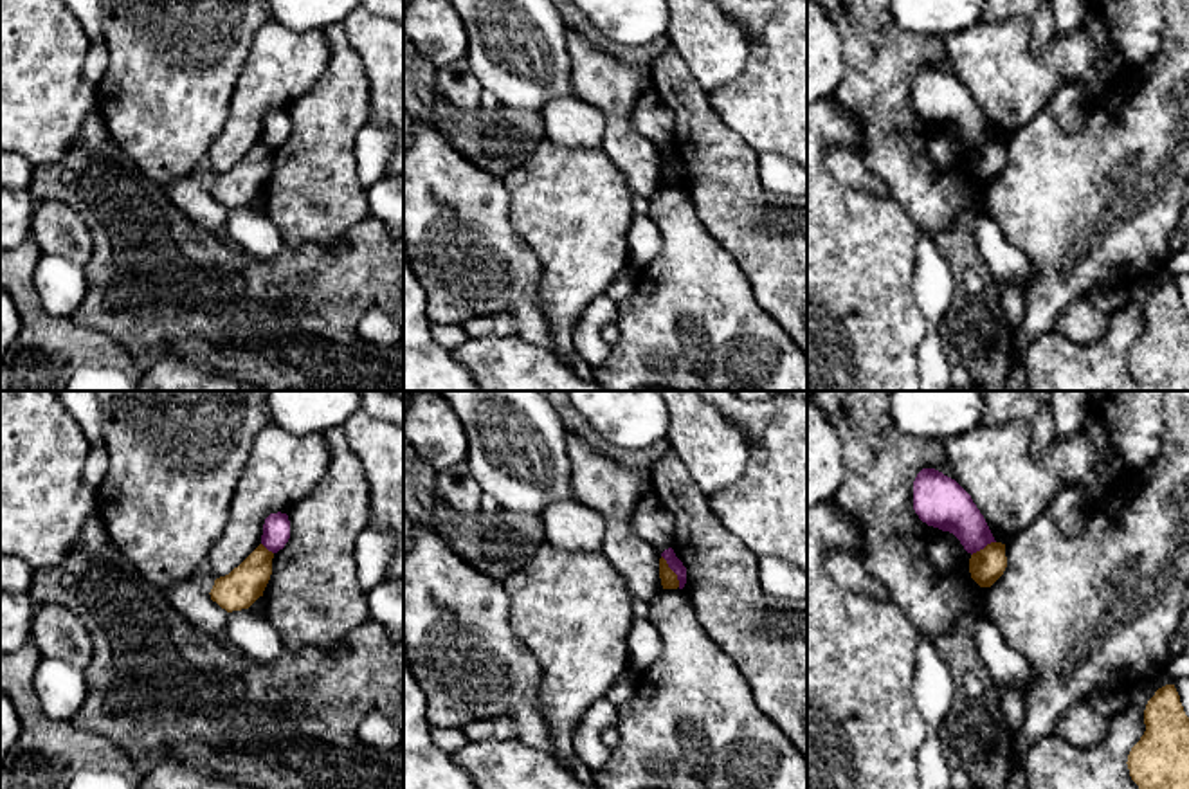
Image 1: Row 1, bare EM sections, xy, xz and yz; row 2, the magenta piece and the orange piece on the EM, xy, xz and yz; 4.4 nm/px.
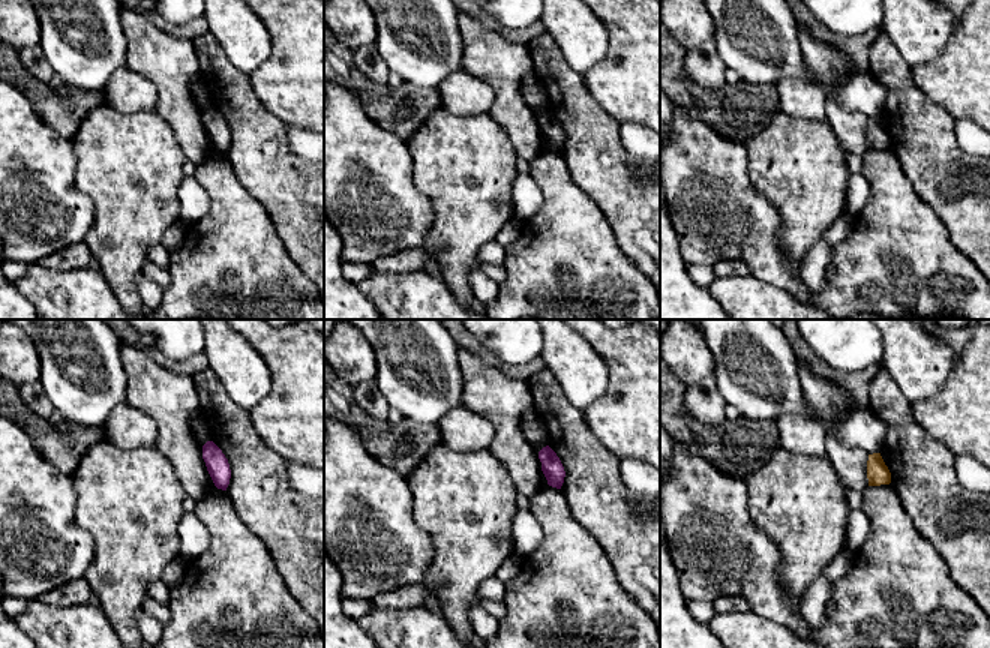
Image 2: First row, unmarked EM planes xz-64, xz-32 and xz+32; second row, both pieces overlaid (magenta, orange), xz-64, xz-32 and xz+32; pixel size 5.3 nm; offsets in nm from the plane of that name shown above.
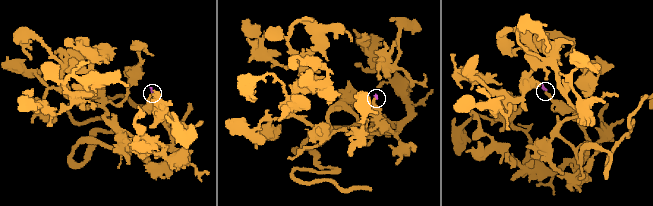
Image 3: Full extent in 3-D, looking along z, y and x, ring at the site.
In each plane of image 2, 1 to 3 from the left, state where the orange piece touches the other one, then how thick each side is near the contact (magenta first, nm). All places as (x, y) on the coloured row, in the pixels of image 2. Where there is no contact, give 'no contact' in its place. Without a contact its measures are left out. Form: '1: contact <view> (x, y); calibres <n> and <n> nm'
1: no contact
2: no contact
3: no contact

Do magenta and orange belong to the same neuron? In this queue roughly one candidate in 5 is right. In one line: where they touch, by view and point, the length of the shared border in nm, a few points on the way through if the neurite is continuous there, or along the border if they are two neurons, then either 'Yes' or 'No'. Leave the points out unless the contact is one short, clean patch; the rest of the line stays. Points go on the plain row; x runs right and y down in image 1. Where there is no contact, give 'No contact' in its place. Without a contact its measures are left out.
Touches magenta at xz (672, 166). Shared border 170 nm. Boundary: xz (662, 152), (680, 182). No

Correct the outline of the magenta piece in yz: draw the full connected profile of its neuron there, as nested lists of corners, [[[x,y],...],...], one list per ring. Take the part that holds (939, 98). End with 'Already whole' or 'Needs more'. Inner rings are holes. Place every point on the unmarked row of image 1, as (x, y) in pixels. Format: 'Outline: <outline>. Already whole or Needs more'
Outline: [[[935,65],[917,70],[913,106],[928,122],[953,130],[971,151],[996,139],[971,92]]]. Already whole

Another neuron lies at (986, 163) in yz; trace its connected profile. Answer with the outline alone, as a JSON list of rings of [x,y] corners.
[[[991,139],[969,155],[971,175],[980,184],[991,184],[1005,168],[1007,153],[1005,141]]]

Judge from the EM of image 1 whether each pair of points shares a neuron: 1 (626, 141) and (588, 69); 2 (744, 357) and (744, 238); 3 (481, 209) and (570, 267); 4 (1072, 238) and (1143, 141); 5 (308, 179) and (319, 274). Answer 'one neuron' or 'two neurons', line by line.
1: one neuron
2: two neurons
3: two neurons
4: one neuron
5: two neurons

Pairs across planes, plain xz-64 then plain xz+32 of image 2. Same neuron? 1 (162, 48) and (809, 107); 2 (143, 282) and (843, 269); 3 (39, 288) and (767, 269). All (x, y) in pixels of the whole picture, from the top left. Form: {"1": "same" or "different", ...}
{"1": "different", "2": "different", "3": "different"}

